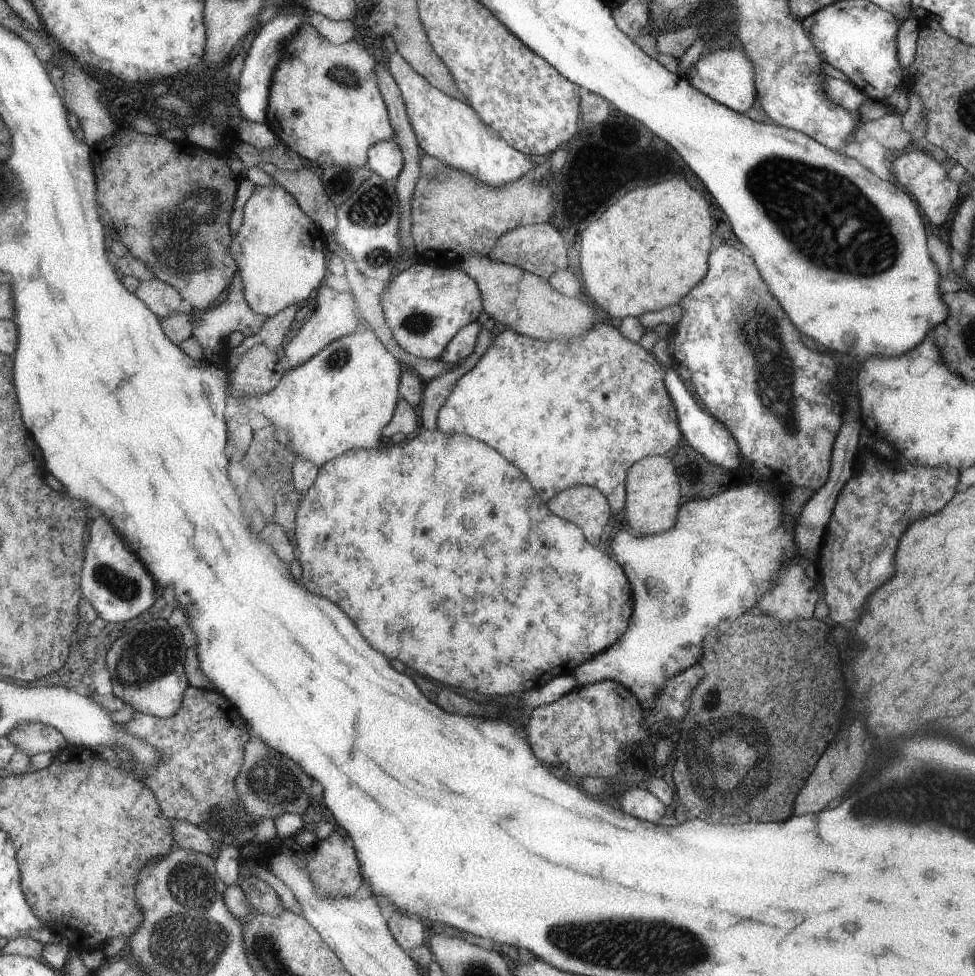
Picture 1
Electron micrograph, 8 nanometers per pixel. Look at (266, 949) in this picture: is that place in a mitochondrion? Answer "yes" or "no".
yes

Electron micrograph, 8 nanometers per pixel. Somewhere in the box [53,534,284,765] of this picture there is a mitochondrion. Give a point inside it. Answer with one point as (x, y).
(150, 659)

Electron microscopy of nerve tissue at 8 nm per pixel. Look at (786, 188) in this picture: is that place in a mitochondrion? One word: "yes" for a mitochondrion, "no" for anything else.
yes

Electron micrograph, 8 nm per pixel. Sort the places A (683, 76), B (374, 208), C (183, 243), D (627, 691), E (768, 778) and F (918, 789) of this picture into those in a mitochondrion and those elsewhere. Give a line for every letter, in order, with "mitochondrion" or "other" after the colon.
A: other
B: mitochondrion
C: mitochondrion
D: other
E: mitochondrion
F: mitochondrion

